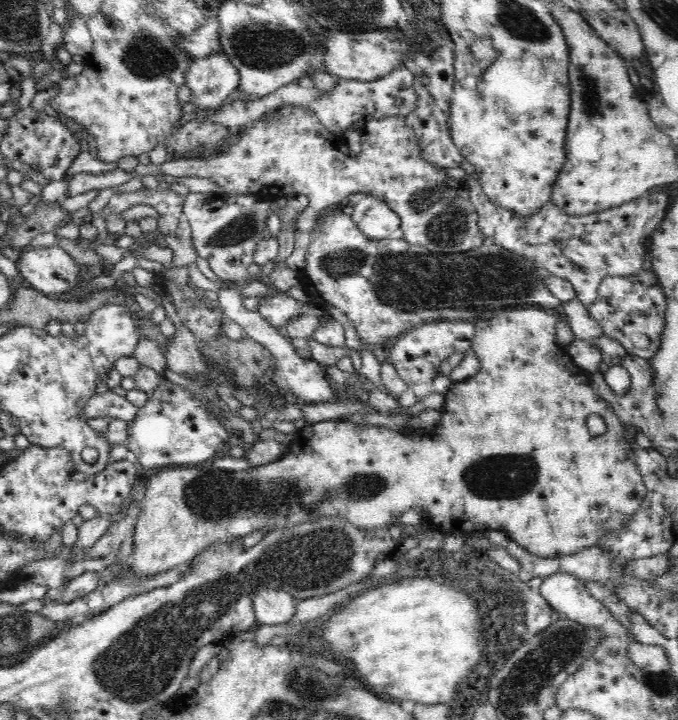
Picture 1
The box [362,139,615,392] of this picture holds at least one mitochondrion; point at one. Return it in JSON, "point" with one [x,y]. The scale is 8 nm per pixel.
{"point":[444,225]}

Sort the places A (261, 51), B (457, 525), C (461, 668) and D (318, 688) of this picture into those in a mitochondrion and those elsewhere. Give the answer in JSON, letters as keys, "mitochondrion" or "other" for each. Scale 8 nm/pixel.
{"A":"mitochondrion","B":"other","C":"other","D":"mitochondrion"}

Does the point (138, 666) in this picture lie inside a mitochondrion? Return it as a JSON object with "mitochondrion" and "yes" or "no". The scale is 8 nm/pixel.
{"mitochondrion":"yes"}

